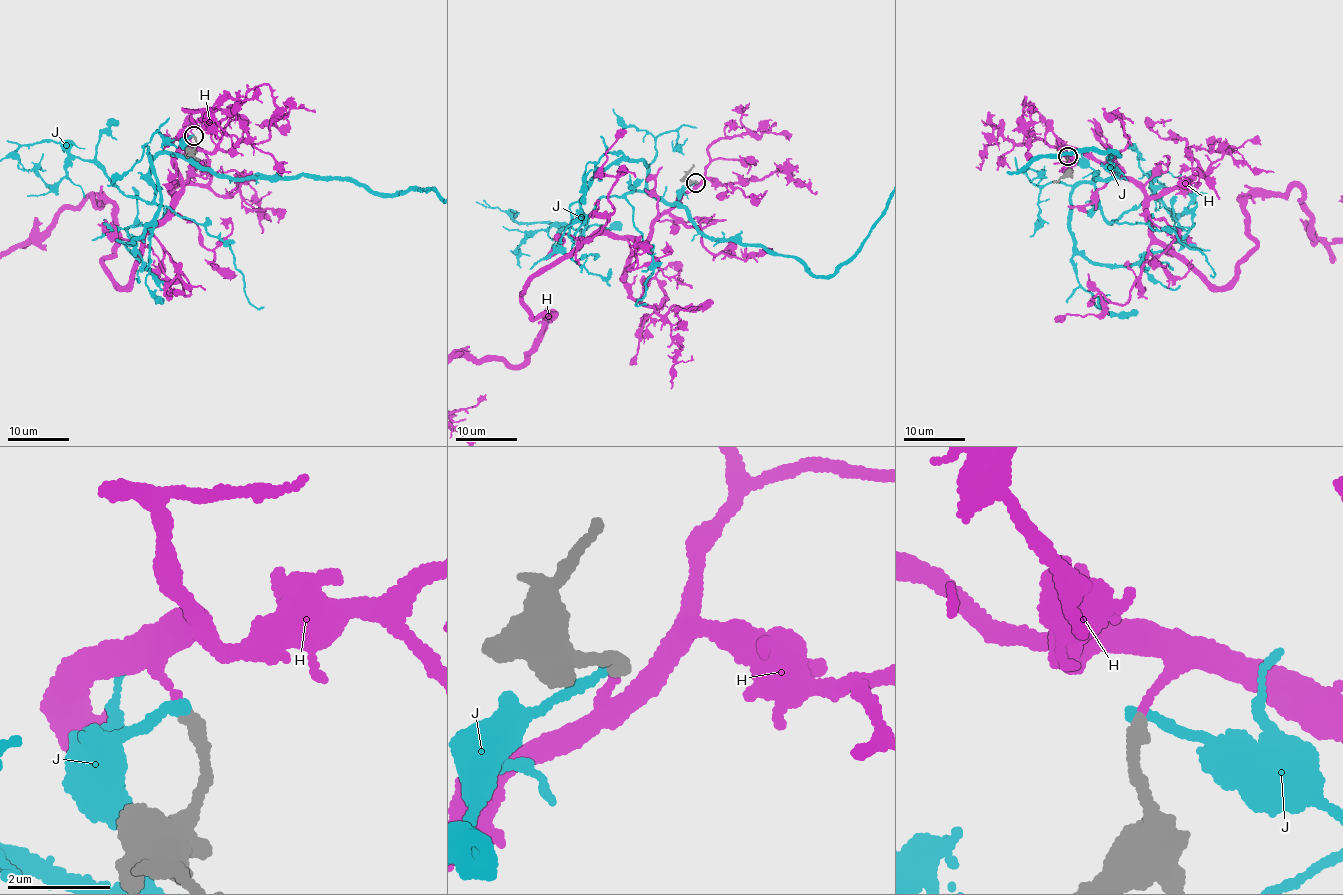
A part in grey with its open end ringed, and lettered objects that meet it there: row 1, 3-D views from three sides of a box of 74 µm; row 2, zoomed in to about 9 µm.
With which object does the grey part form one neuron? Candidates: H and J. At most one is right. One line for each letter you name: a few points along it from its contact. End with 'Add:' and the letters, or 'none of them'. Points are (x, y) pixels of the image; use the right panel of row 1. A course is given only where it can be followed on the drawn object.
Add: H

